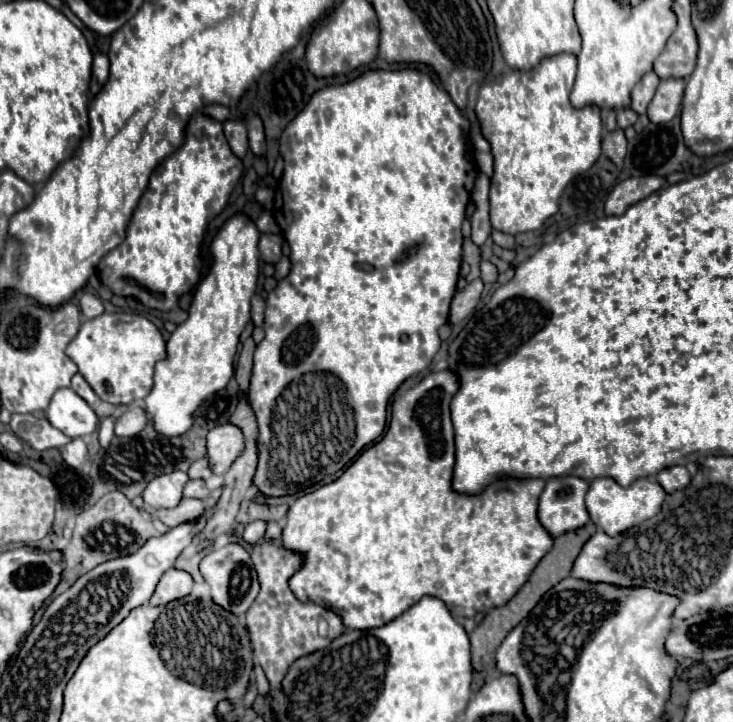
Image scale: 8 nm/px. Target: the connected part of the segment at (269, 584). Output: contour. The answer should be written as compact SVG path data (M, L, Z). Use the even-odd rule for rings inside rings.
M262 538L252 546L252 562L258 570L260 594L246 612L246 626L250 630L256 662L262 666L272 692L280 692L280 680L284 680L284 672L288 672L288 668L300 656L308 656L320 648L326 648L336 636L342 636L346 632L346 626L334 610L312 602L300 602L296 600L296 596L292 596L288 580L304 564L304 556L300 556L300 552L288 552L288 548L284 548L282 544ZM322 620L328 626L326 634L320 634L318 624Z

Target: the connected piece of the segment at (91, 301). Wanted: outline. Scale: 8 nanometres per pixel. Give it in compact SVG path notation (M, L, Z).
M86 292L80 298L80 310L82 310L82 316L90 320L92 316L100 316L104 312L104 306L102 306L102 302L96 296L92 296L92 294Z

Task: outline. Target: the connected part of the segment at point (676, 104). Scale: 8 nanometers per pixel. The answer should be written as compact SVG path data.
M666 78L660 82L656 96L652 98L648 106L648 118L654 124L670 122L682 104L684 96L684 80L682 78Z

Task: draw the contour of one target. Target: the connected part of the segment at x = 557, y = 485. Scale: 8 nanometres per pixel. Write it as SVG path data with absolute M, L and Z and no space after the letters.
M578 476L548 478L538 504L538 518L552 536L582 528L590 522L588 510L584 508L588 488L590 484Z

